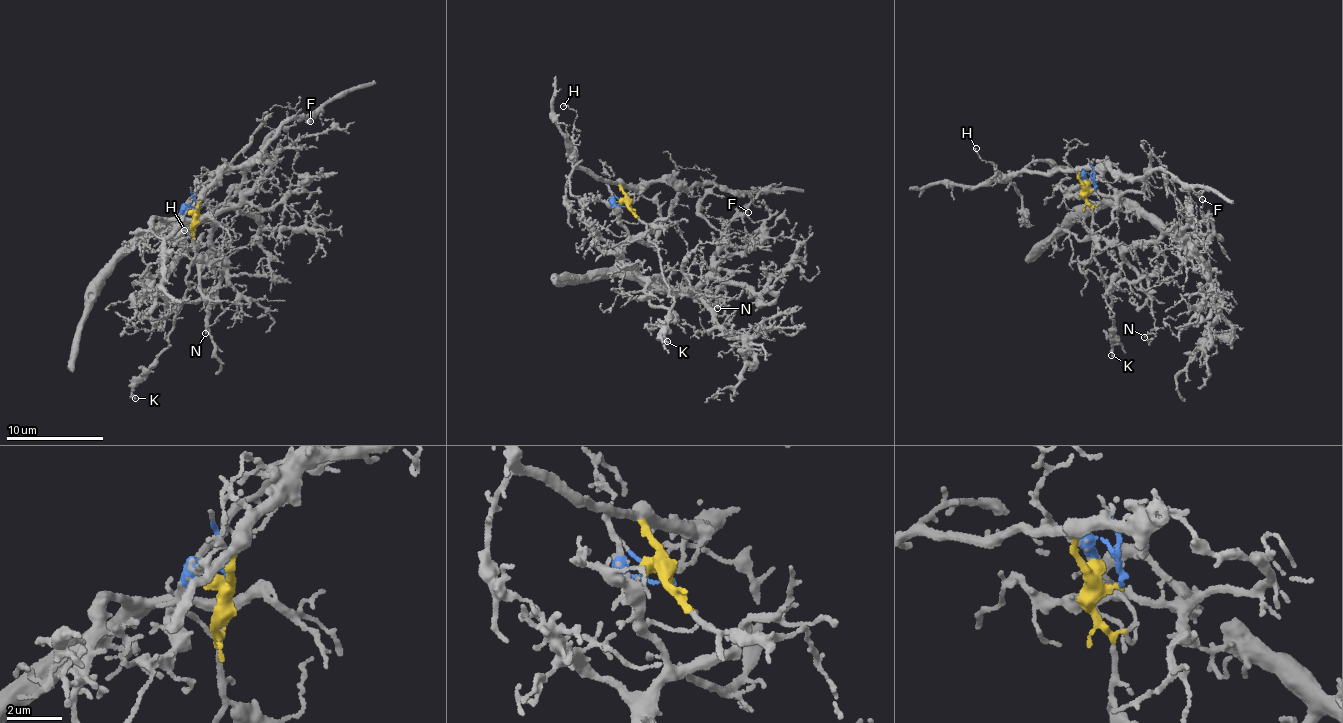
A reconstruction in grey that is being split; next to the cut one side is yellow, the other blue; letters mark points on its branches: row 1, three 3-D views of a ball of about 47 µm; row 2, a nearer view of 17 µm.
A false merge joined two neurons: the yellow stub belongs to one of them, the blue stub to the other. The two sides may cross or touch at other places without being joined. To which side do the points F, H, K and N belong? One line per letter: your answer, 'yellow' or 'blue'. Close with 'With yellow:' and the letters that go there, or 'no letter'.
F: yellow
H: yellow
K: yellow
N: blue
With yellow: F, H, K

